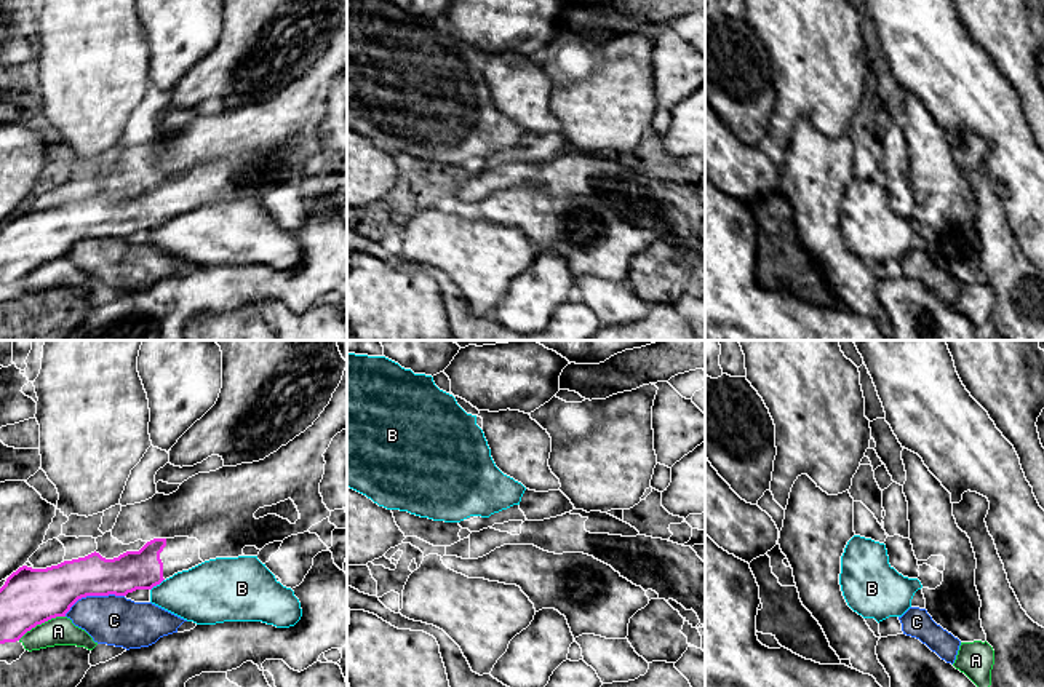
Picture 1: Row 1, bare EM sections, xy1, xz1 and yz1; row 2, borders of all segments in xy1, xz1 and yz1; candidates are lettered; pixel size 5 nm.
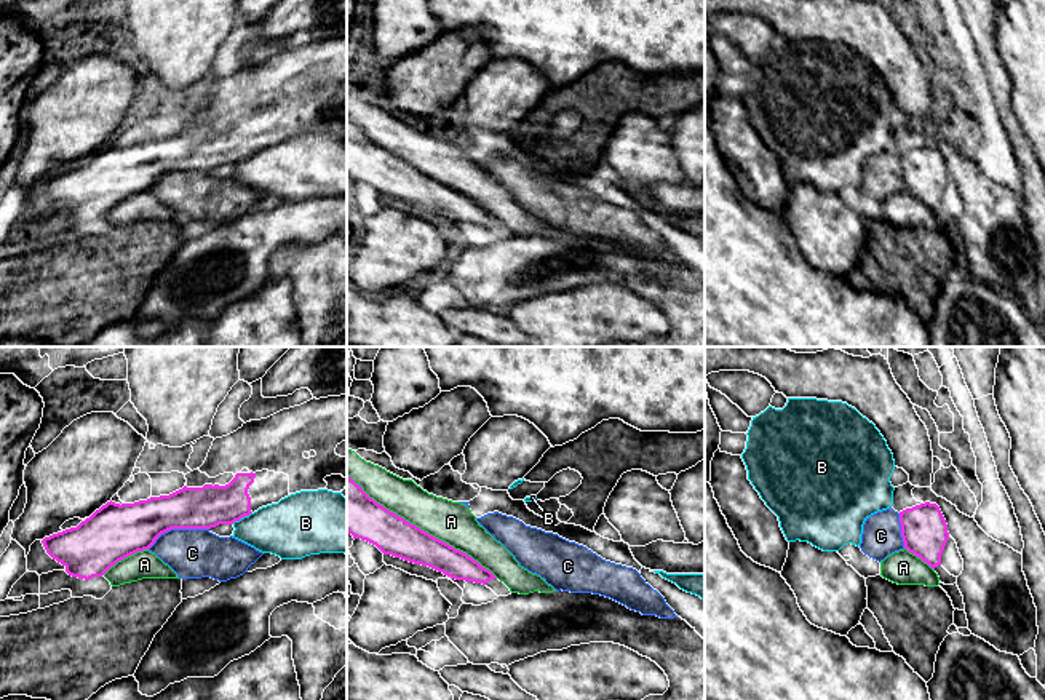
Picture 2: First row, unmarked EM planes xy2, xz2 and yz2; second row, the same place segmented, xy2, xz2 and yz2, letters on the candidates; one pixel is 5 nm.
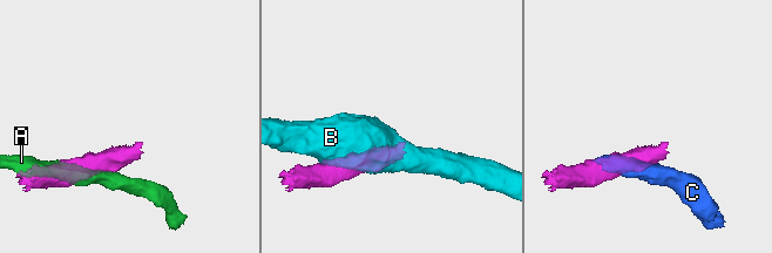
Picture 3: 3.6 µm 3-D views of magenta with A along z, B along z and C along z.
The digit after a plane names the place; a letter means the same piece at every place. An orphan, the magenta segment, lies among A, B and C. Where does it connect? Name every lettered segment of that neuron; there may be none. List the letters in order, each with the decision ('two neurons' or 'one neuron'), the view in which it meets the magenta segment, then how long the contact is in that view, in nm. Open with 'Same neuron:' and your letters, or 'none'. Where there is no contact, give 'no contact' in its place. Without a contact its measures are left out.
Same neuron: none
A: two neurons | xz2 | 900 nm
B: two neurons | xy2 | 120 nm
C: two neurons | xy1 | 320 nm

